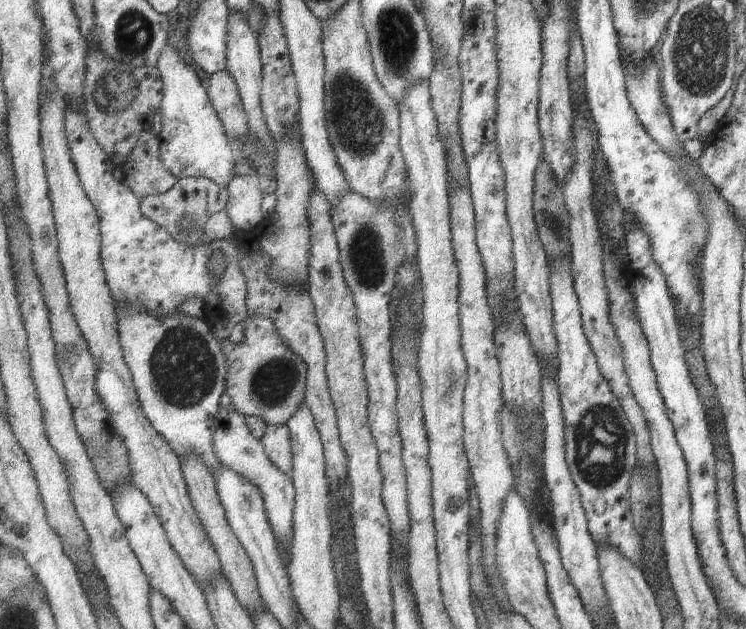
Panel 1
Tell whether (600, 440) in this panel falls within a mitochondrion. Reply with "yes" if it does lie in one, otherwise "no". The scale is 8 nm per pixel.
yes

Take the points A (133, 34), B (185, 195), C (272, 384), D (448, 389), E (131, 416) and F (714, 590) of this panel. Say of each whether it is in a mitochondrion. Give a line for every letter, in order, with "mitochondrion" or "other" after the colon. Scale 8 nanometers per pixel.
A: mitochondrion
B: other
C: mitochondrion
D: mitochondrion
E: other
F: other

